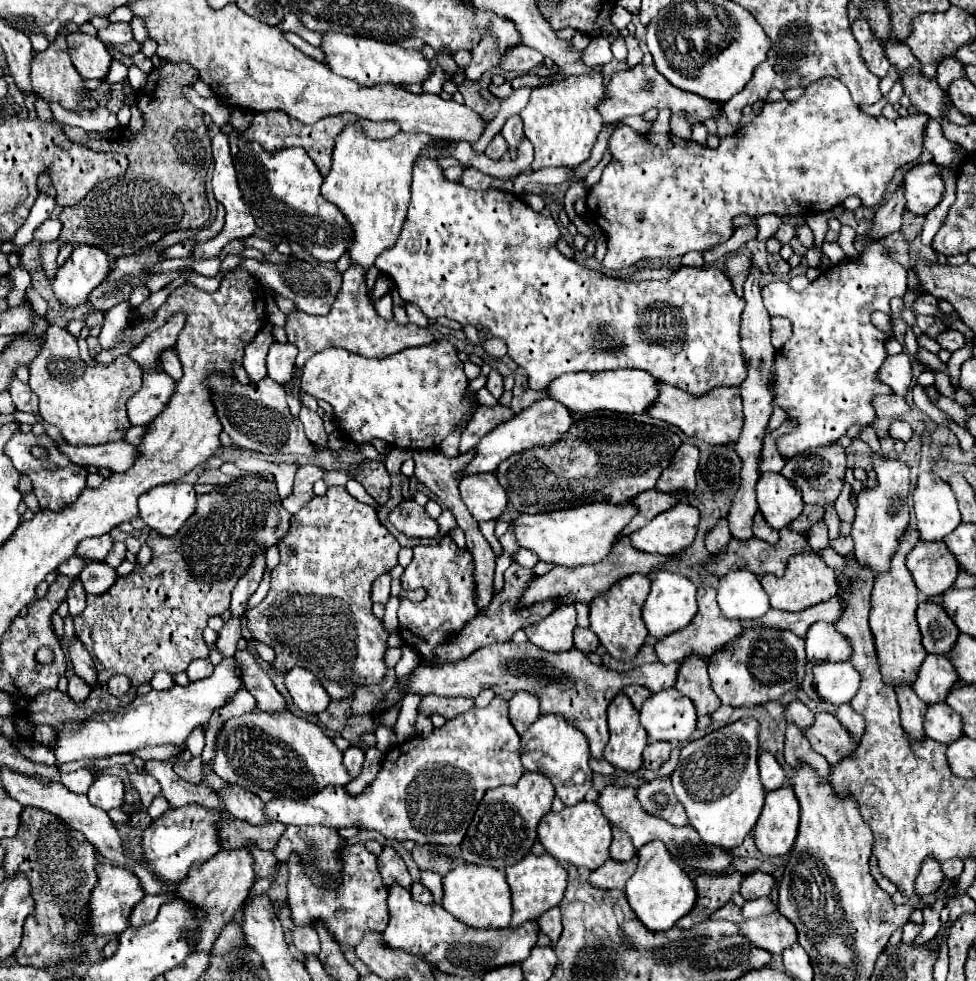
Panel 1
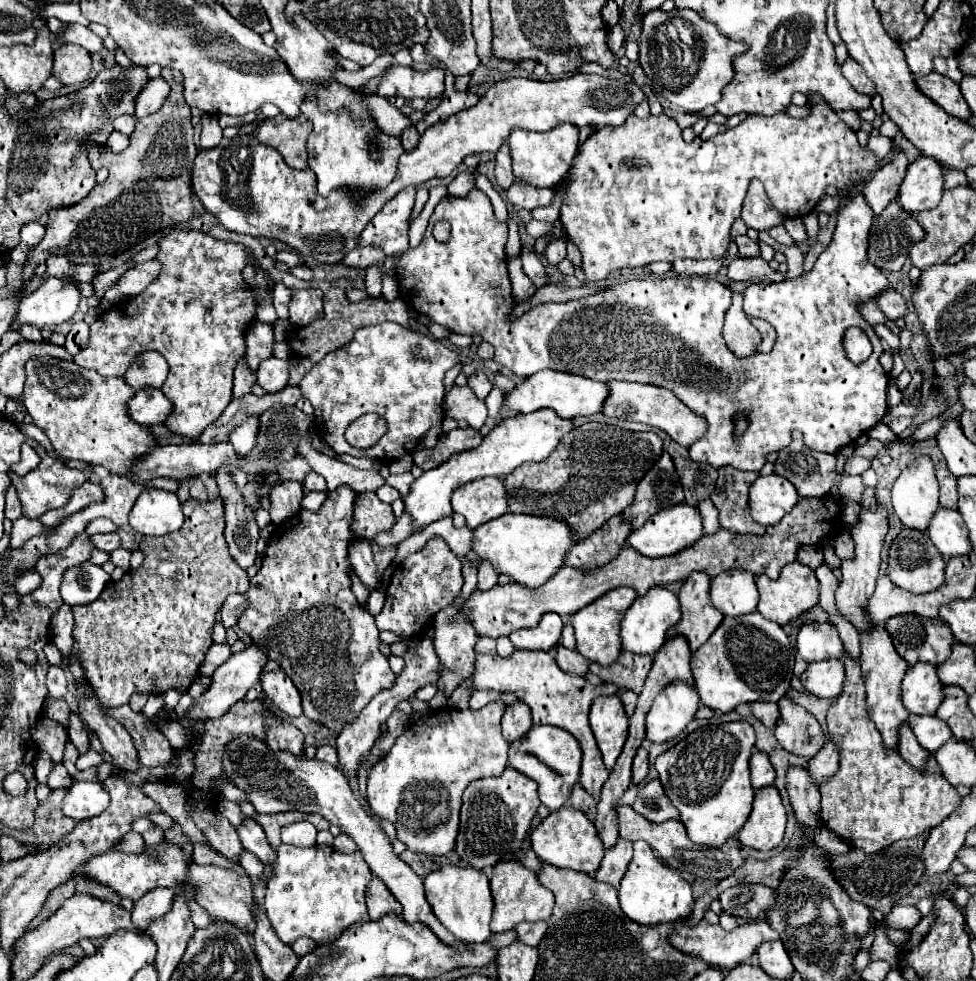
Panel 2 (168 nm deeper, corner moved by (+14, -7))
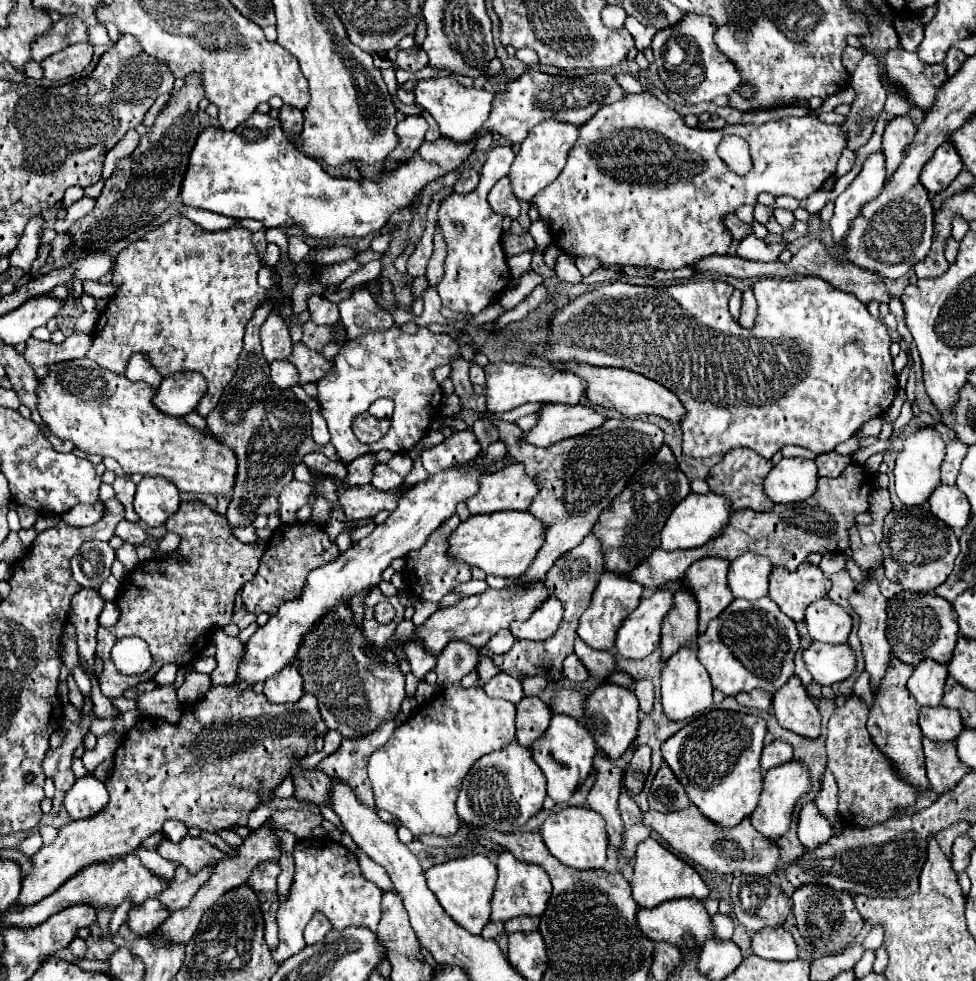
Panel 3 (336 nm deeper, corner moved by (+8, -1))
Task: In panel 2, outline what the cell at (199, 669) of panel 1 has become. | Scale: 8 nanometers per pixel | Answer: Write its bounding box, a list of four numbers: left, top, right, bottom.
[188,676,210,698]

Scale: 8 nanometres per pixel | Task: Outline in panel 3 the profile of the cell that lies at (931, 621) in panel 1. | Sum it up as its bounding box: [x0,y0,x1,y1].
[886,592,958,666]

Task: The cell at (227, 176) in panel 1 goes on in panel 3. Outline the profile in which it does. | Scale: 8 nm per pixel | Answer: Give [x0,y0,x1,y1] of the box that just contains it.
[84,282,118,300]

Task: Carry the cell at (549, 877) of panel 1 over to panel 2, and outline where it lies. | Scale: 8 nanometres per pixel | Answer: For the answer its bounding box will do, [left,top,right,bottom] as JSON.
[490,862,554,932]

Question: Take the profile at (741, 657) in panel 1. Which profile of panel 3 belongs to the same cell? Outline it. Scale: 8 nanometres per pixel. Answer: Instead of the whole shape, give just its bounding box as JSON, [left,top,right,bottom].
[698,596,800,696]

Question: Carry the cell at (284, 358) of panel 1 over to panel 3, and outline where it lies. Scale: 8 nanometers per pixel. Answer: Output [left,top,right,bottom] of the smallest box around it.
[270,360,298,388]

